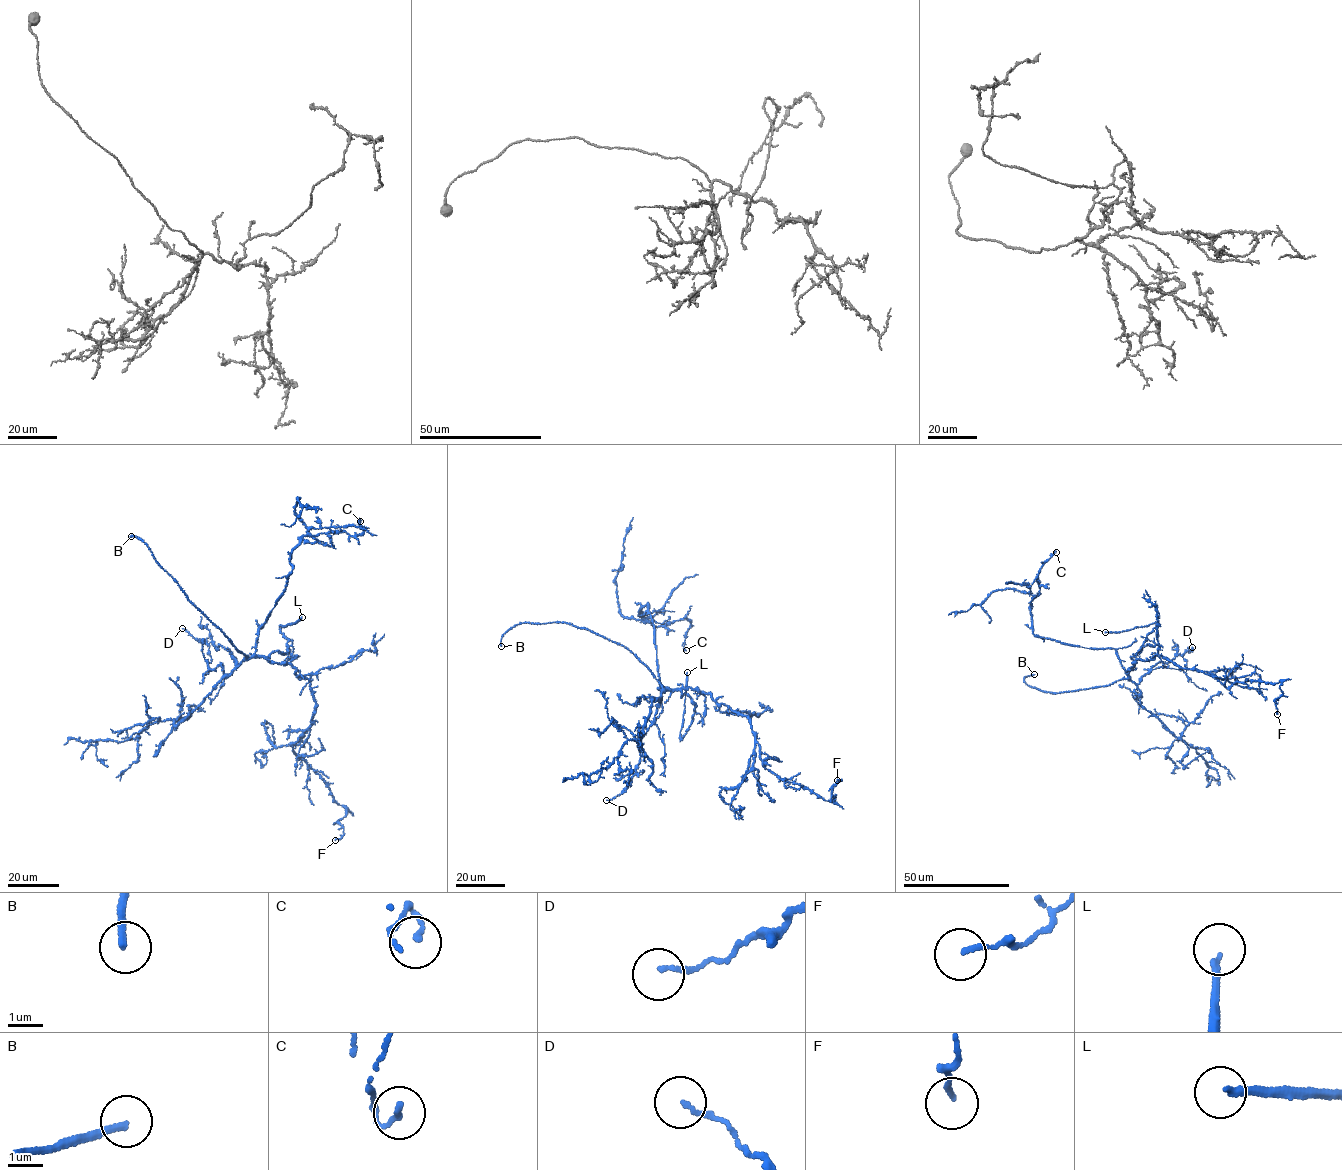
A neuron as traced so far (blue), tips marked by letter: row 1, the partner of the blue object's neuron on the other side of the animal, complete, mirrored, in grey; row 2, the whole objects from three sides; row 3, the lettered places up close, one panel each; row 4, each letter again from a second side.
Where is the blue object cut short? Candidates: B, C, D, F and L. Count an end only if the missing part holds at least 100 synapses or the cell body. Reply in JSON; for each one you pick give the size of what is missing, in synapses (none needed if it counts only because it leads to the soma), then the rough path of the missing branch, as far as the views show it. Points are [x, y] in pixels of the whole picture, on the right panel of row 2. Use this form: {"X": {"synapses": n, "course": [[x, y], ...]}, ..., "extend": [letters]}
{"B": {"course": [[1034, 674], [1038, 674], [1022, 660], [1011, 629]]}, "L": {"synapses": 140, "course": [[1105, 632], [1071, 629], [1035, 612], [1039, 588], [1031, 554], [1035, 534], [1062, 507], [1081, 512], [1082, 505]]}, "extend": ["B", "L"]}

